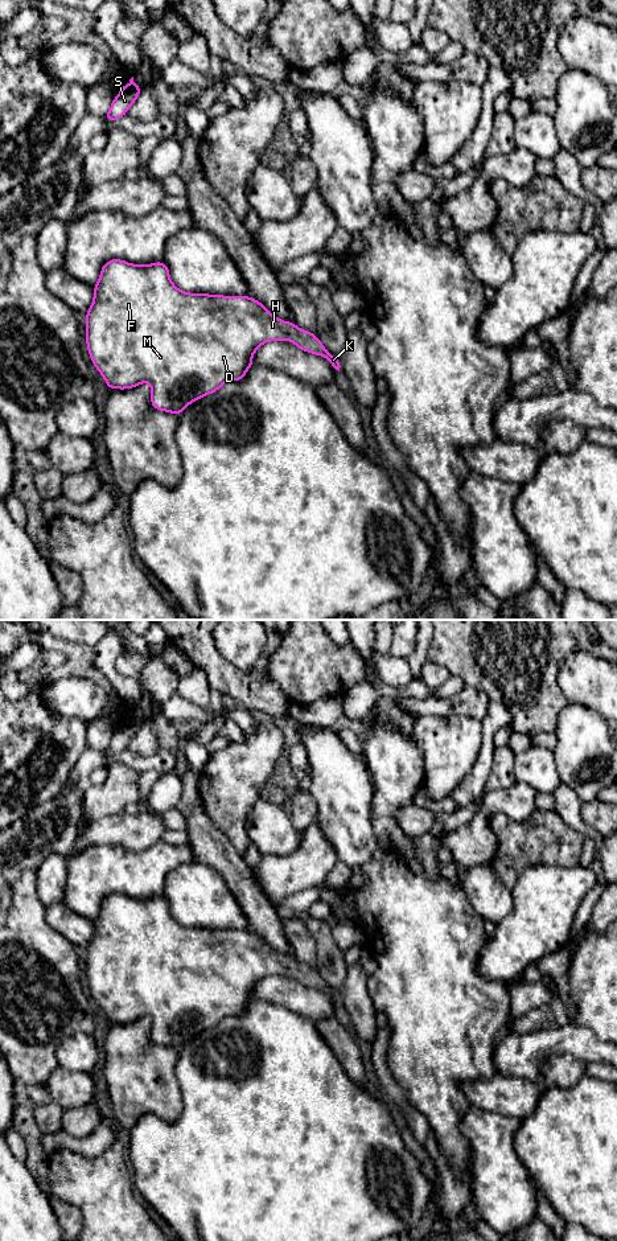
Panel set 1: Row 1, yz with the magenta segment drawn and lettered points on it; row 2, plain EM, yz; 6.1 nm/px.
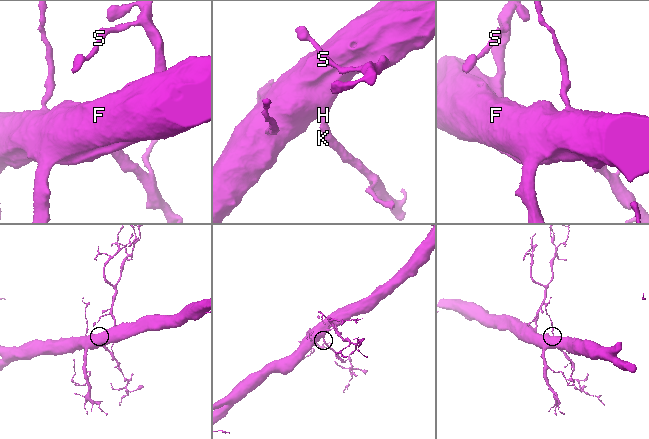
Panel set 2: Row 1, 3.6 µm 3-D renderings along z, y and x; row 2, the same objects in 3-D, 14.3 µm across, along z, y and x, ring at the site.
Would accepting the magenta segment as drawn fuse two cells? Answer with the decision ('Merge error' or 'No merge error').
No merge error

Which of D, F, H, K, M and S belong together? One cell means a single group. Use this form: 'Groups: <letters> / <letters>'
Groups: D F H K M S

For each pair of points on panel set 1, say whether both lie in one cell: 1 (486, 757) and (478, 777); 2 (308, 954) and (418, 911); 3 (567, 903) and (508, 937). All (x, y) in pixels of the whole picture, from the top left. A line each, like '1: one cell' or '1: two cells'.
1: one cell
2: two cells
3: one cell

